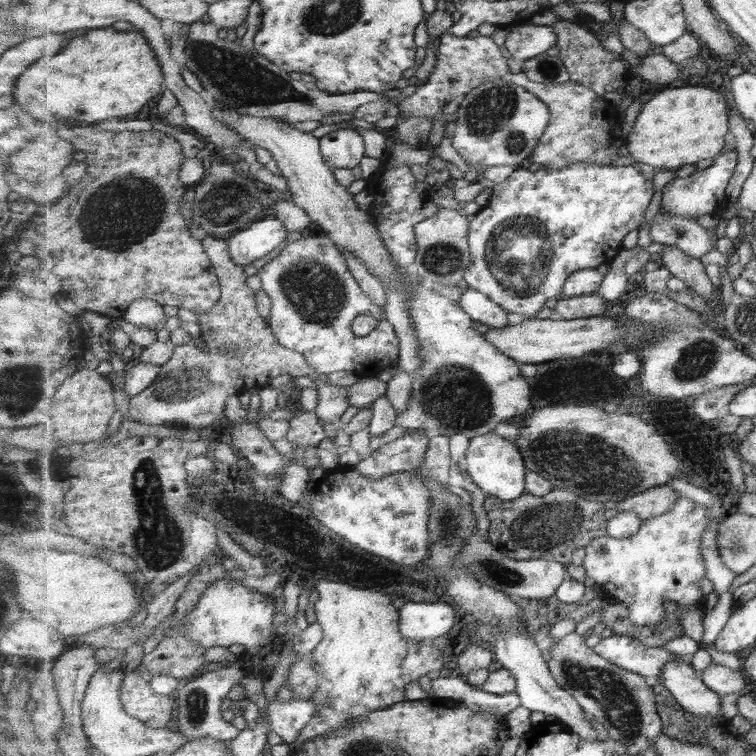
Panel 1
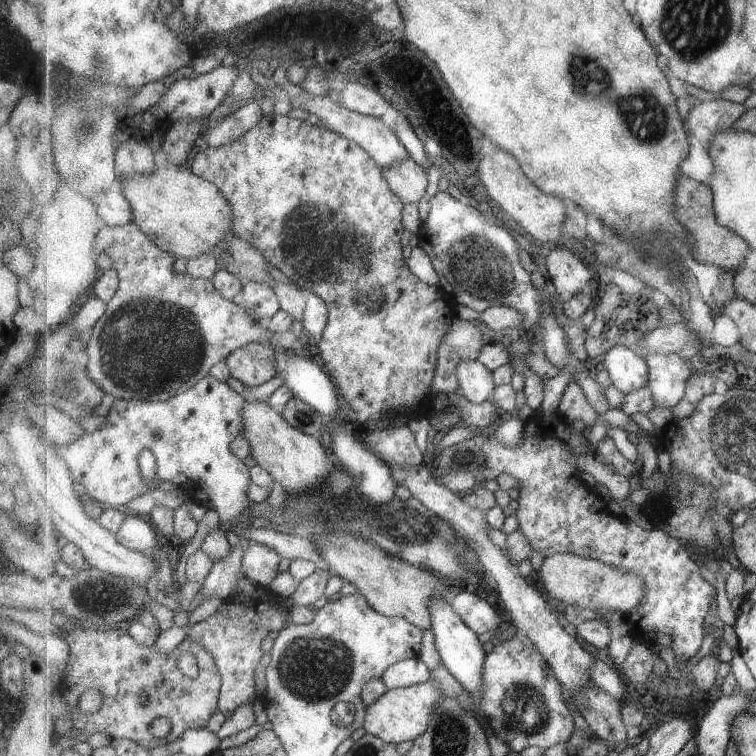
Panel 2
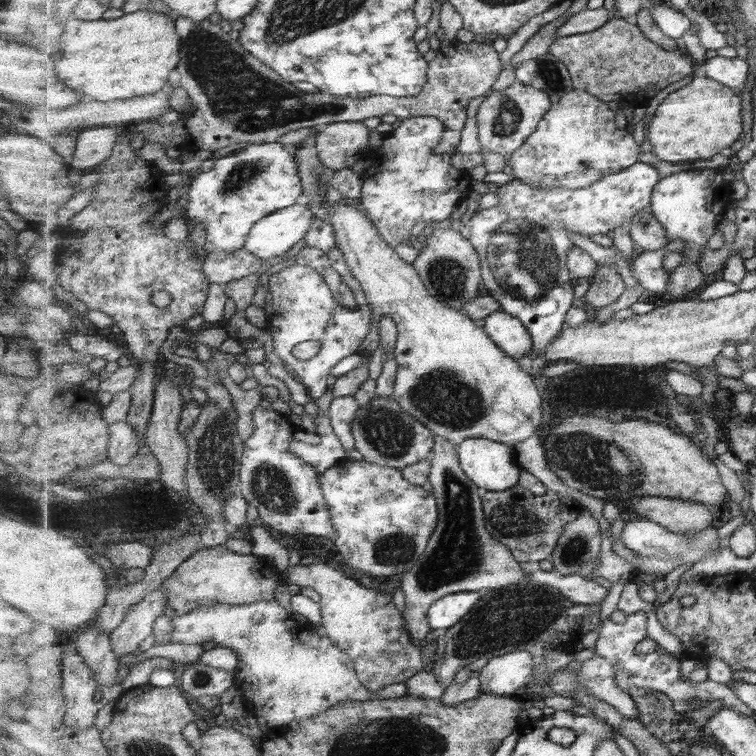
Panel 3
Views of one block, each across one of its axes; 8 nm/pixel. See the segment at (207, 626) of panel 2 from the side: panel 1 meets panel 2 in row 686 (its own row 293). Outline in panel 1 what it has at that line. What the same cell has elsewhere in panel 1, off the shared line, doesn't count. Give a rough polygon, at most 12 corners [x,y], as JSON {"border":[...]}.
{"border":[[203,246],[222,286],[128,419],[191,429],[278,376],[319,374],[267,326],[245,266]]}

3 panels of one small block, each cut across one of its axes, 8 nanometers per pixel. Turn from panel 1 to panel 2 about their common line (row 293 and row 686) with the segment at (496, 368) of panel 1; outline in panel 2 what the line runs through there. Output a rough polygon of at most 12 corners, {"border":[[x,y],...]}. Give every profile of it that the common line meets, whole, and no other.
{"border":[[432,681],[389,689],[366,708],[366,733],[397,746],[428,730]]}

